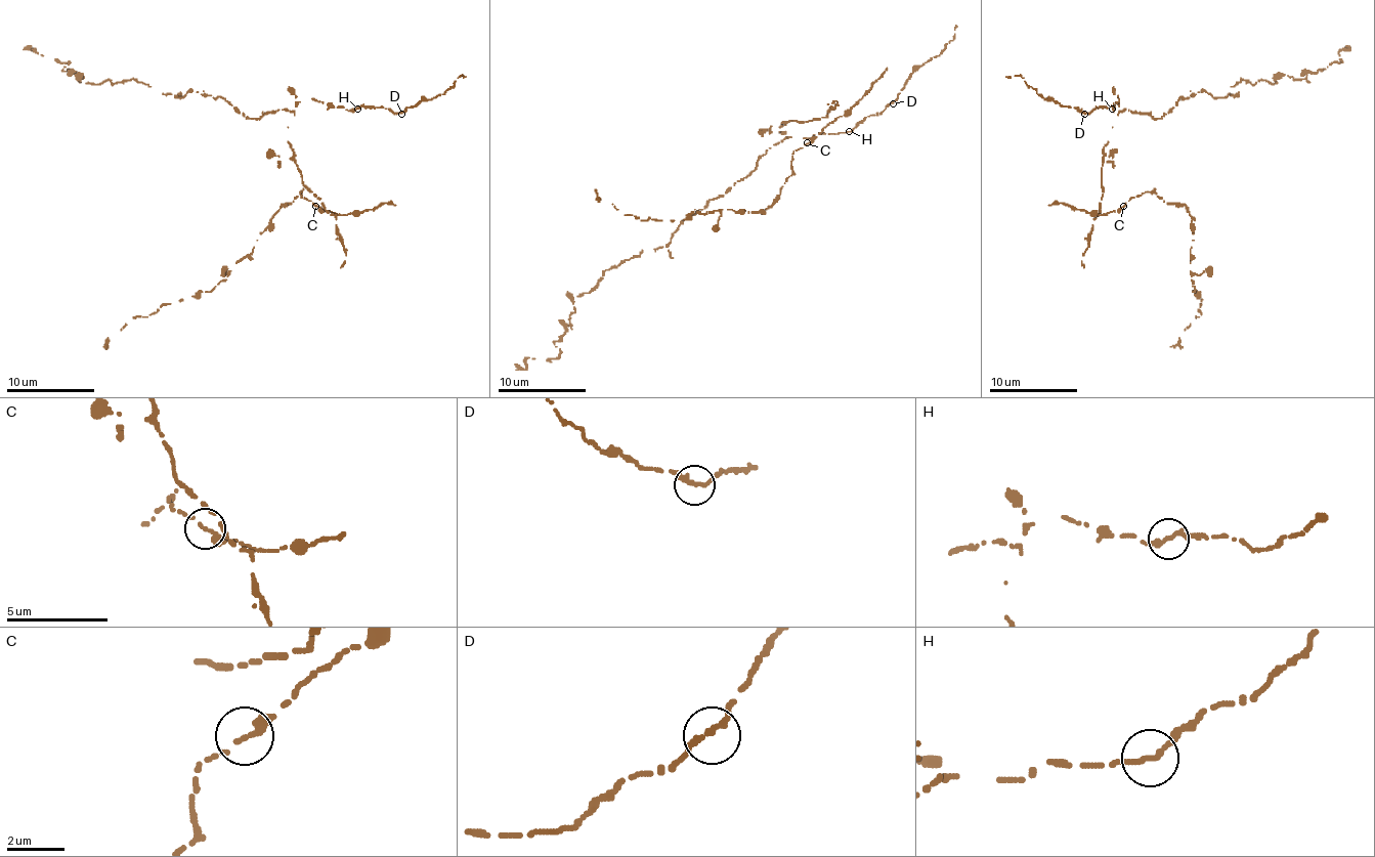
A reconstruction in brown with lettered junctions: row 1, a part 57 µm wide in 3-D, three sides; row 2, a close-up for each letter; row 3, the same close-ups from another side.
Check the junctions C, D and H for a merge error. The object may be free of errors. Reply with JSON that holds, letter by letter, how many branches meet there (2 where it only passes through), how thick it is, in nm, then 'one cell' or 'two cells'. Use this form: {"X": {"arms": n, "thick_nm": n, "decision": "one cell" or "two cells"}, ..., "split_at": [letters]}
{"C": {"arms": 2, "thick_nm": 190, "decision": "one cell"}, "D": {"arms": 2, "thick_nm": 220, "decision": "one cell"}, "H": {"arms": 2, "thick_nm": 200, "decision": "one cell"}, "split_at": []}

